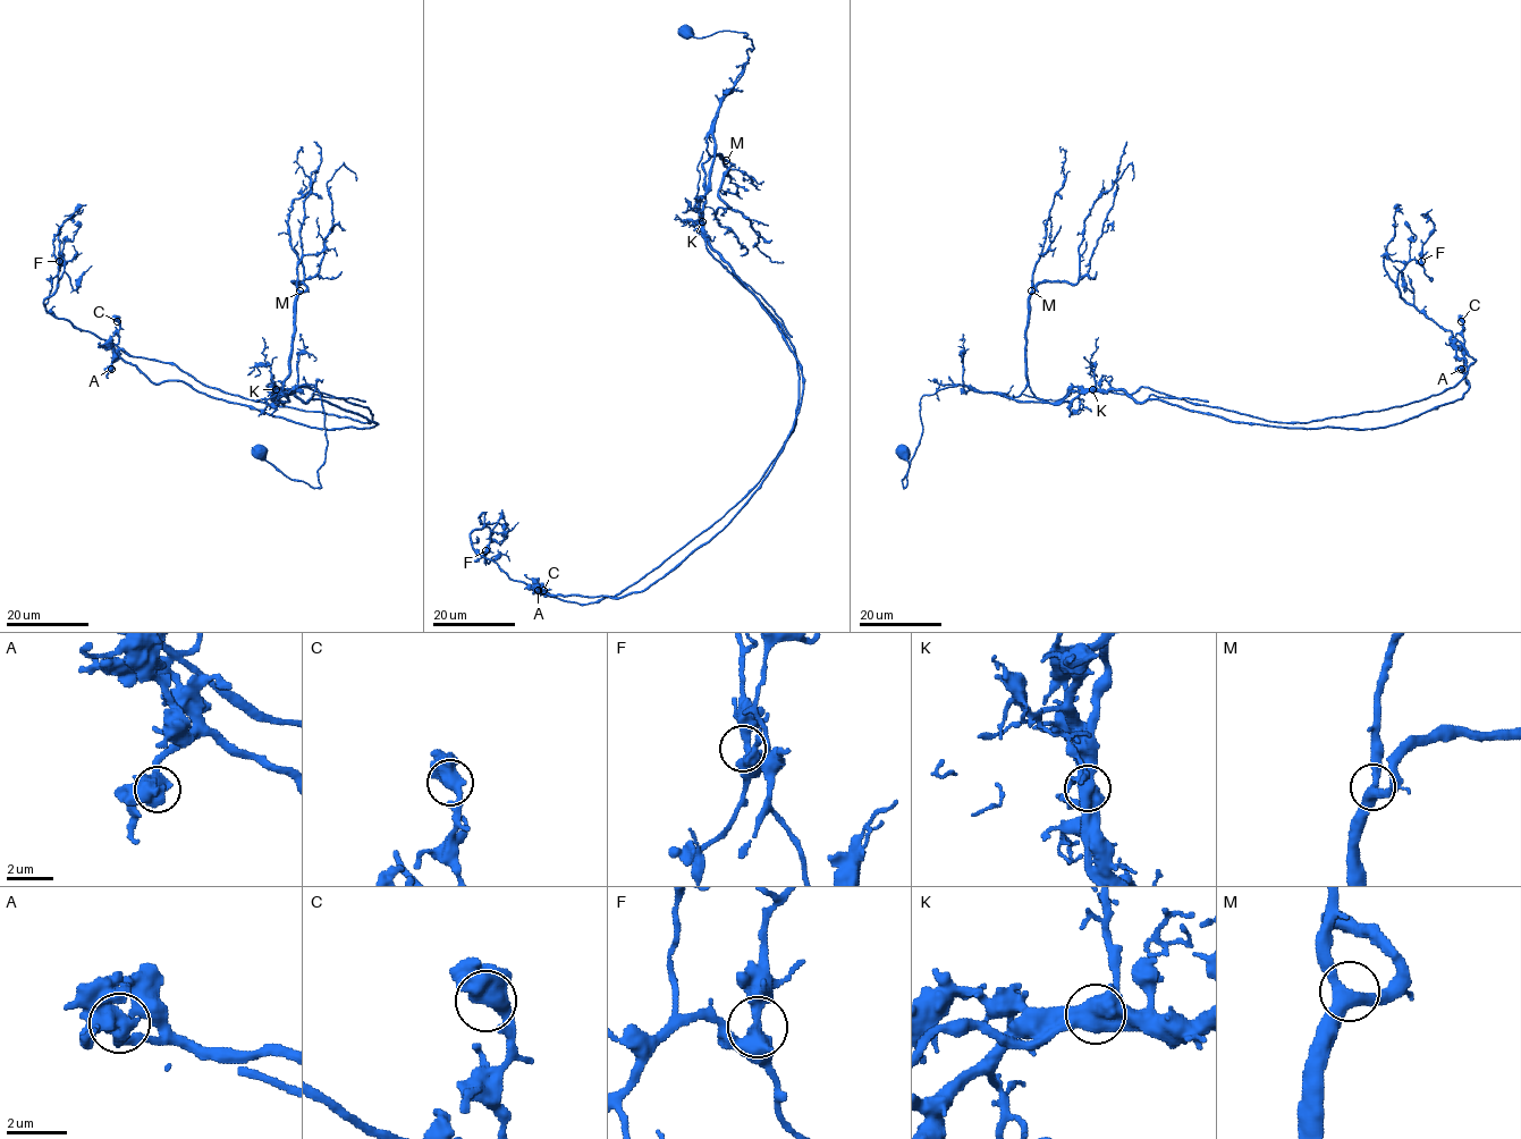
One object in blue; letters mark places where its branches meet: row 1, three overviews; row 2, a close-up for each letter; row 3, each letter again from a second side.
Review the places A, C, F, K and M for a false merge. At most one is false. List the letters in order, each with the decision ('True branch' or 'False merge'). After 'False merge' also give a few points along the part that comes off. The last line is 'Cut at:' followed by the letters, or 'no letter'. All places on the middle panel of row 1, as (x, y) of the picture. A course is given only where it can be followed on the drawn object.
A: True branch
C: True branch
F: True branch
K: False merge. Course of the part to remove: (701, 221), (708, 243), (799, 363), (794, 428), (736, 515), (643, 590), (618, 598), (541, 589)
M: True branch
Cut at: K

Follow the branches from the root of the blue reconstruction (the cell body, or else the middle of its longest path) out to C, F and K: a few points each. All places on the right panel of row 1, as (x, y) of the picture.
C: (901, 450), (904, 488), (921, 397), (958, 385), (1149, 387), (1279, 422), (1402, 406), (1467, 373), (1461, 321)
F: (901, 450), (904, 488), (921, 397), (958, 385), (1279, 422), (1437, 395), (1475, 360), (1401, 297), (1421, 261)
K: (901, 450), (909, 462), (904, 488), (922, 429), (921, 397), (947, 387), (1039, 403), (1092, 389)

